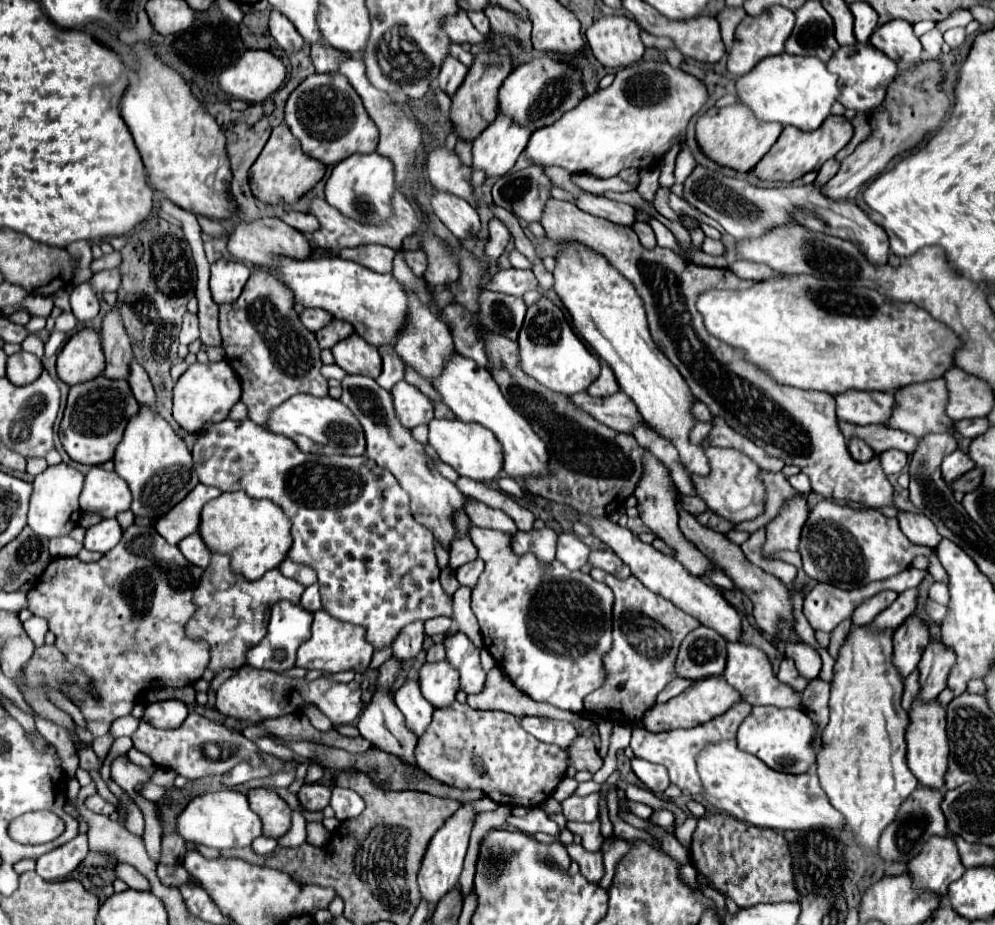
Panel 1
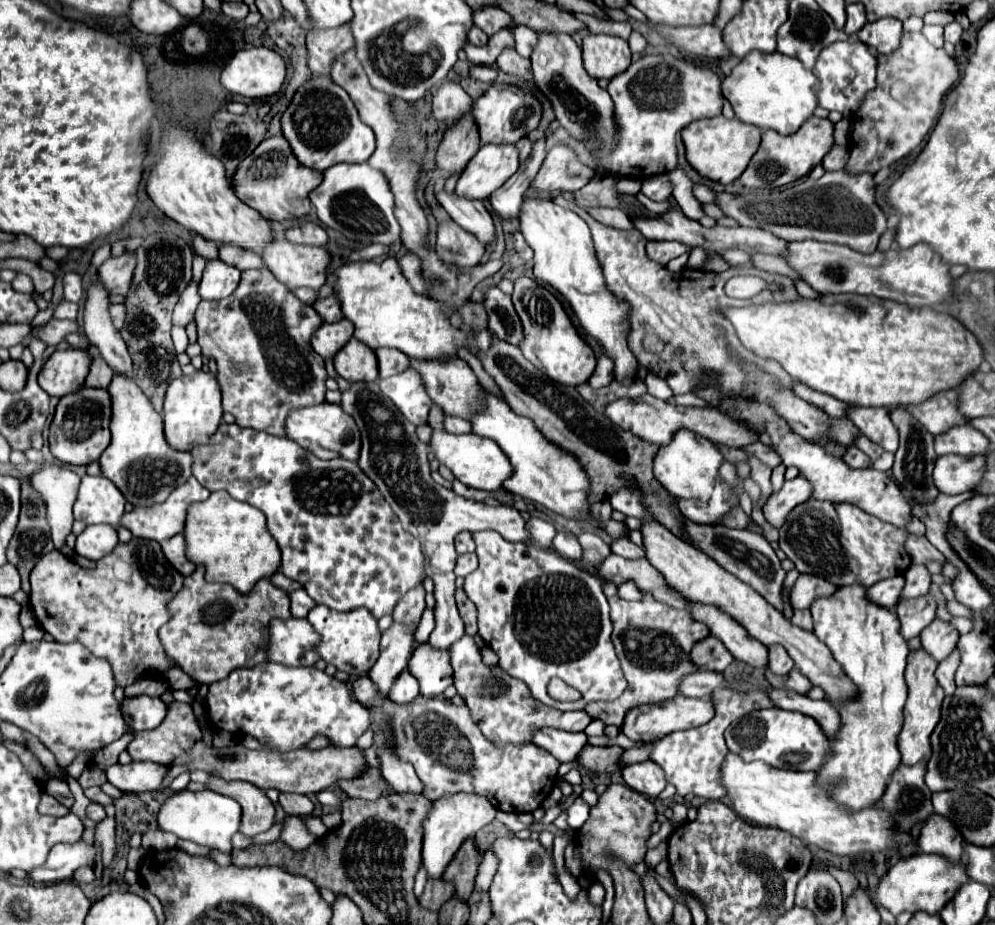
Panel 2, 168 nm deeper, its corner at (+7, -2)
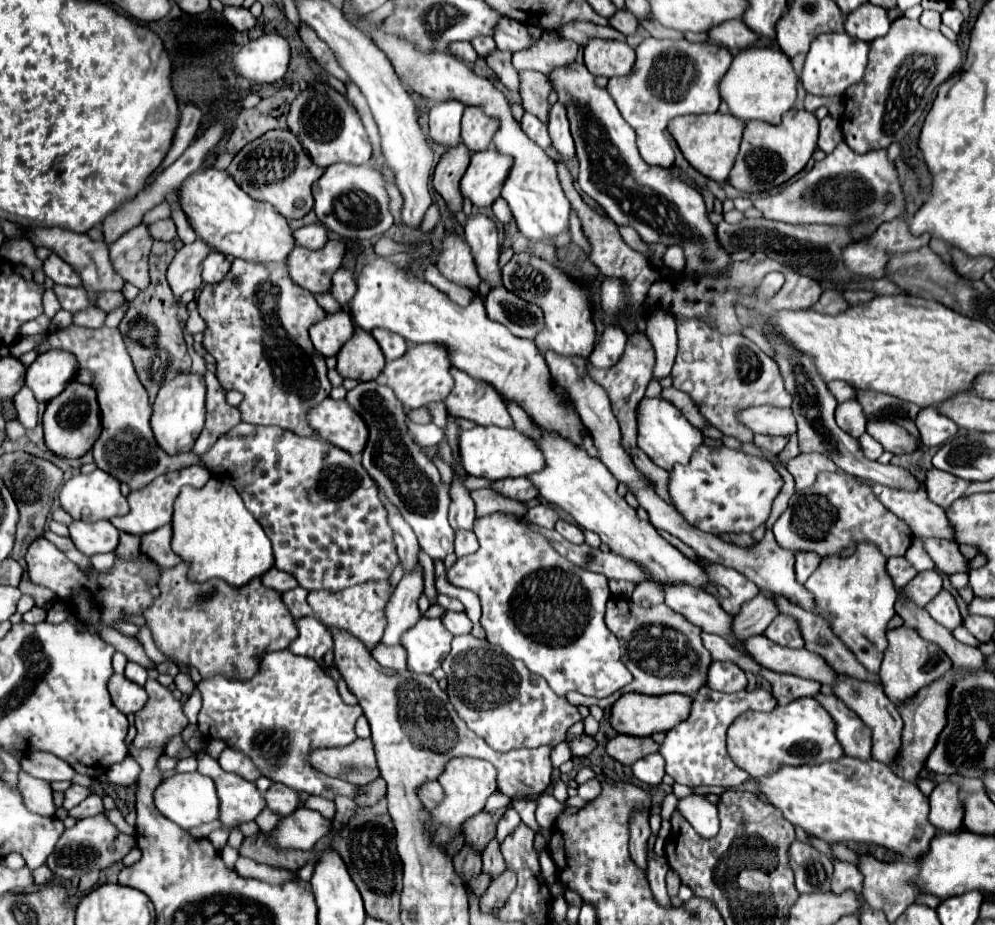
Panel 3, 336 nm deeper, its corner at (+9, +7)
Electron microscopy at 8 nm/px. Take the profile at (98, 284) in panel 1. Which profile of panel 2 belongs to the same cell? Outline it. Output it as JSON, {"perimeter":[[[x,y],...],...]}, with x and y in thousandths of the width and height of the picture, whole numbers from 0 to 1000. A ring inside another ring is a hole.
{"perimeter":[[[126,271],[122,278],[110,278],[97,293],[99,304],[112,315],[120,319],[128,319],[132,299],[136,291],[136,274]]]}

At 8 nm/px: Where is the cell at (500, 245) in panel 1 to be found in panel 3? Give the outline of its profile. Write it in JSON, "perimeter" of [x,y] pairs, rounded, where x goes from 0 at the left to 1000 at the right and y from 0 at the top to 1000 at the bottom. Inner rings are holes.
{"perimeter":[[[528,121],[526,130],[524,130],[524,138],[540,158],[544,158],[544,160],[552,160],[554,158],[552,145],[550,145],[550,136],[540,125]]]}

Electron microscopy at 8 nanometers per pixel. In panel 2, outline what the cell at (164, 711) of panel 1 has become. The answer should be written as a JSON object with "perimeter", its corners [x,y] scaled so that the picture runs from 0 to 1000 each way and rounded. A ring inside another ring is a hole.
{"perimeter":[[[148,751],[126,754],[122,758],[122,771],[134,790],[156,788],[168,773],[168,762],[162,756]]]}

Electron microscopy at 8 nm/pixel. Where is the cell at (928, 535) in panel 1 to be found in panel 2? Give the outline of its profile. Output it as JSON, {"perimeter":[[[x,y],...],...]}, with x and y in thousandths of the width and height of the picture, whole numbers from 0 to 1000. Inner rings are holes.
{"perimeter":[[[916,578],[912,583],[912,598],[916,600],[918,609],[934,609],[934,606],[940,606],[944,611],[950,611],[952,604],[948,602],[948,598],[944,598],[944,594],[940,594],[930,581],[922,581],[922,578]]]}

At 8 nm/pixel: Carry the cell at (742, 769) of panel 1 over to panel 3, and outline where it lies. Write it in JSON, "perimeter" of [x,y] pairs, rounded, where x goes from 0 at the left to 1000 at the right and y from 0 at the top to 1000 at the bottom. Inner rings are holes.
{"perimeter":[[[845,817],[843,822],[831,822],[827,826],[785,828],[781,830],[781,835],[765,839],[759,845],[769,865],[787,878],[789,886],[793,886],[797,893],[807,895],[813,904],[825,906],[833,912],[835,910],[881,912],[918,930],[918,925],[924,925],[926,921],[930,921],[930,917],[934,917],[934,908],[942,899],[936,895],[932,886],[934,865],[926,858],[926,854],[918,852],[918,848],[910,848],[910,843],[902,843],[902,839],[893,835],[893,828],[877,819],[863,822],[857,817]]]}

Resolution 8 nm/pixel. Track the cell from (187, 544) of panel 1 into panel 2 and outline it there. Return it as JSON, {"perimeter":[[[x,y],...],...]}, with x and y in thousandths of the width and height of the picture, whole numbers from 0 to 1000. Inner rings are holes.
{"perimeter":[[[176,578],[168,585],[164,585],[162,594],[164,594],[168,606],[172,606],[172,611],[176,611],[176,615],[184,624],[188,624],[196,617],[196,611],[192,606],[188,606],[188,602],[186,602],[186,583],[184,583],[184,578]]]}

